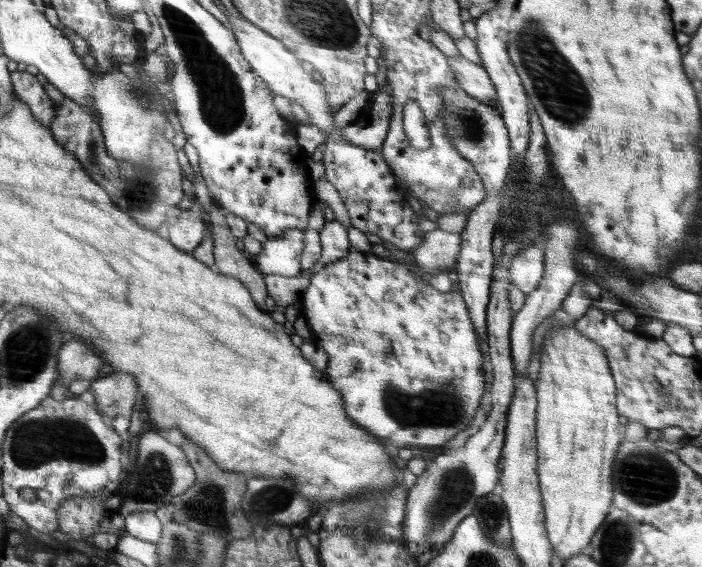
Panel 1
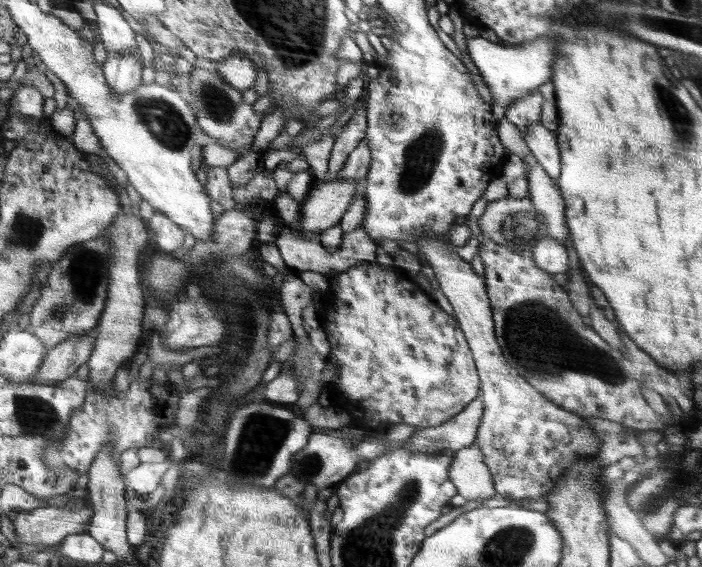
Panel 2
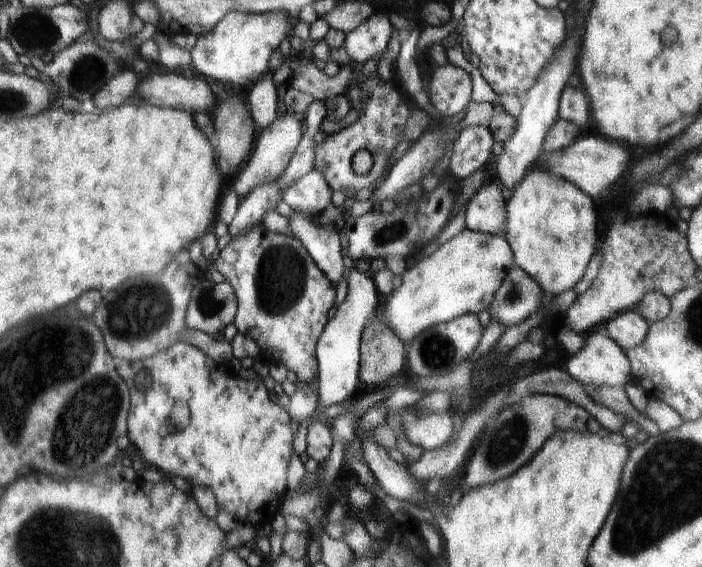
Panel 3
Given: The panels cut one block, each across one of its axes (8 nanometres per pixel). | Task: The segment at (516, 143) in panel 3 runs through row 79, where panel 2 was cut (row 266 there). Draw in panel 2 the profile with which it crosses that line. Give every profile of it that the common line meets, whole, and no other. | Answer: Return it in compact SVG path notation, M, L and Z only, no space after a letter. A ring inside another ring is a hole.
M546 237L538 240L532 248L532 260L536 266L554 275L568 273L568 254L564 244L556 239Z

